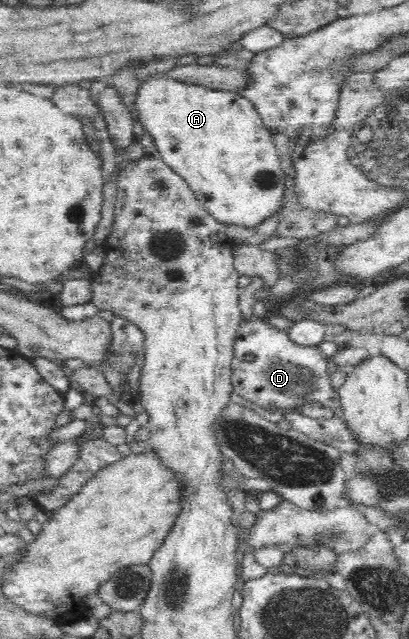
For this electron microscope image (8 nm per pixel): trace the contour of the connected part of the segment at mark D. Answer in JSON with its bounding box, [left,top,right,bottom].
[232,318,340,411]

